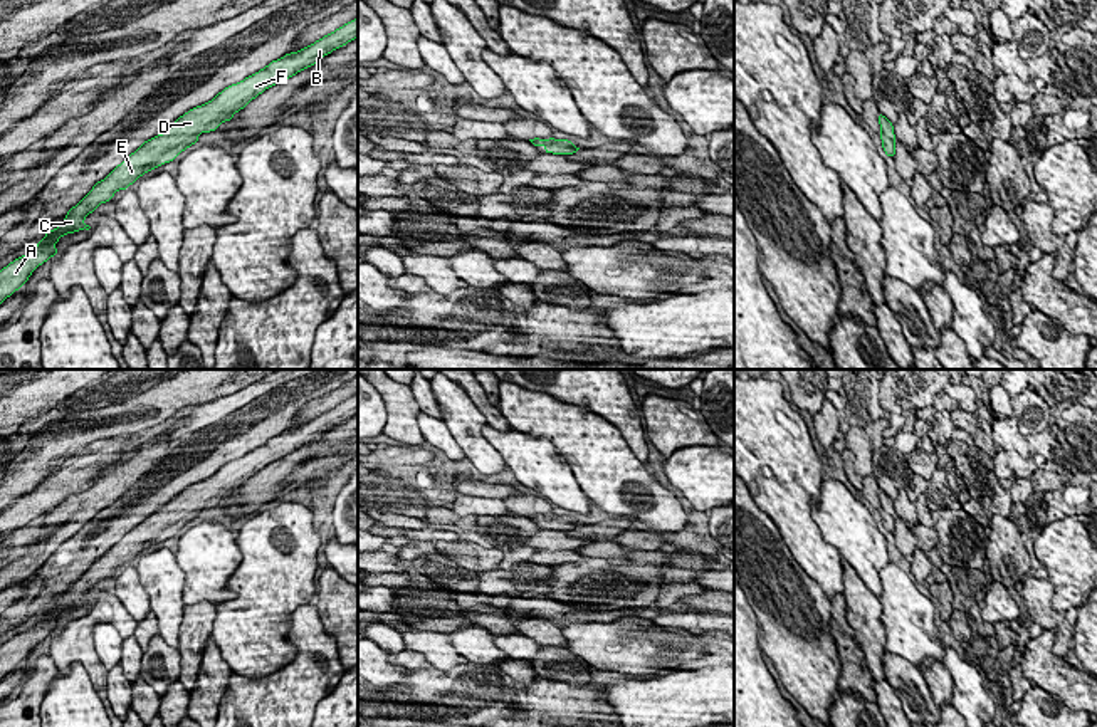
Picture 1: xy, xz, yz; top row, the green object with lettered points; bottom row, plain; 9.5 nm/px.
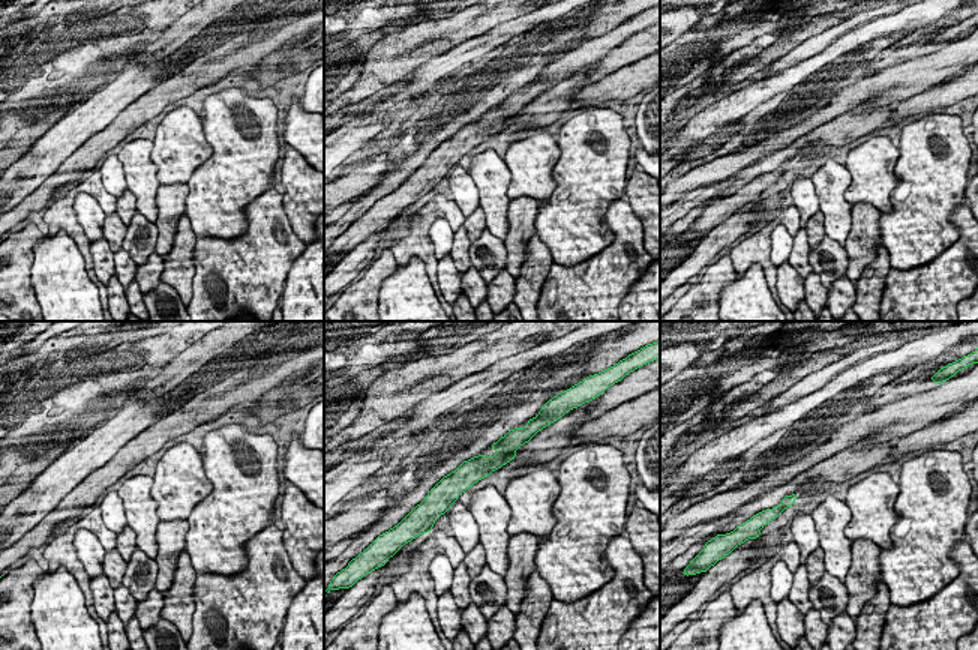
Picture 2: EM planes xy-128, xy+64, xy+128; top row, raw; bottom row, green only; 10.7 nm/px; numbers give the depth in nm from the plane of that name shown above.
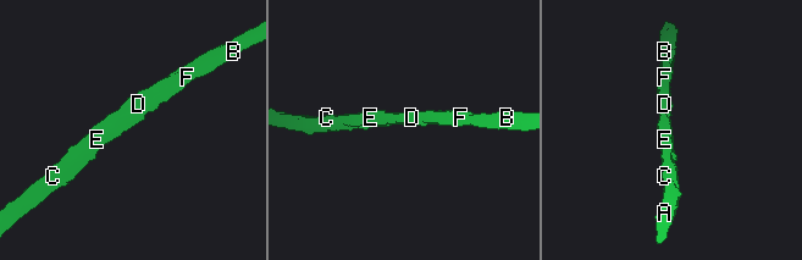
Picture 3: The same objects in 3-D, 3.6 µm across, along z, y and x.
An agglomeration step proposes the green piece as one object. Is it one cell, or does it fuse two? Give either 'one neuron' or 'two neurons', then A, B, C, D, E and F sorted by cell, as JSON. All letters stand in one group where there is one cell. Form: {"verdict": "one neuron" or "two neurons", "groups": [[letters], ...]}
{"verdict": "one neuron", "groups": [["A", "B", "C", "D", "E", "F"]]}

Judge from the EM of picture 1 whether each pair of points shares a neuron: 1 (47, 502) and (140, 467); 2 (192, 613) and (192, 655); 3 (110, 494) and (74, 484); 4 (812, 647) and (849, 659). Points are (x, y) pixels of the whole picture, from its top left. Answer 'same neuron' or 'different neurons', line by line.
1: different neurons
2: same neuron
3: different neurons
4: different neurons

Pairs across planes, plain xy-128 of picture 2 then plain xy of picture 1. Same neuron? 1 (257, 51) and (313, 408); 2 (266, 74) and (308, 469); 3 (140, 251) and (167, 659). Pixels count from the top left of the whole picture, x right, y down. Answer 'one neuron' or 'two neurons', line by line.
1: one neuron
2: two neurons
3: one neuron

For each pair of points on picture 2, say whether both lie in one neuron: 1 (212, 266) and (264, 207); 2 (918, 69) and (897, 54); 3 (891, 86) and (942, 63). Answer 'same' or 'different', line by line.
1: same
2: different
3: same

